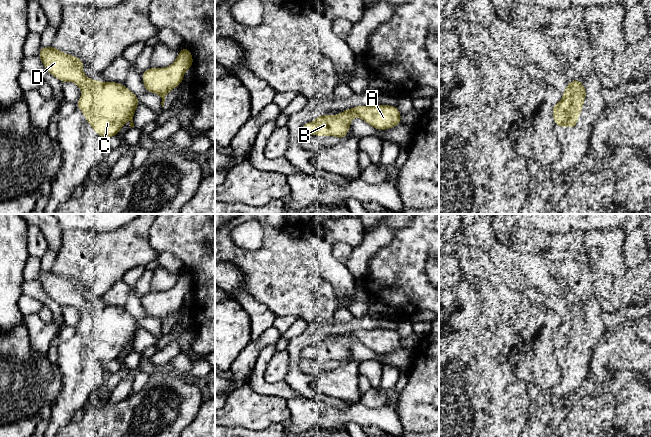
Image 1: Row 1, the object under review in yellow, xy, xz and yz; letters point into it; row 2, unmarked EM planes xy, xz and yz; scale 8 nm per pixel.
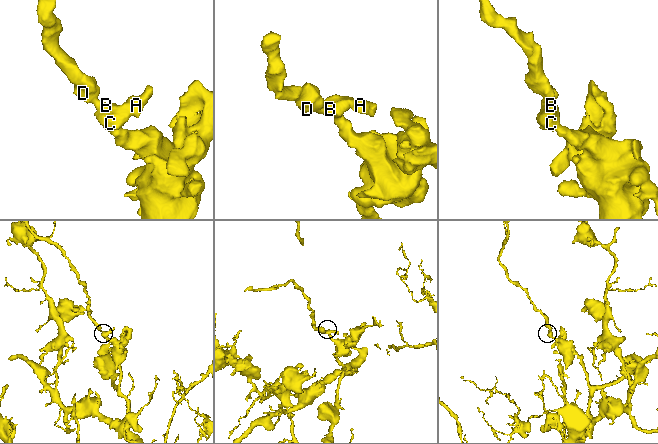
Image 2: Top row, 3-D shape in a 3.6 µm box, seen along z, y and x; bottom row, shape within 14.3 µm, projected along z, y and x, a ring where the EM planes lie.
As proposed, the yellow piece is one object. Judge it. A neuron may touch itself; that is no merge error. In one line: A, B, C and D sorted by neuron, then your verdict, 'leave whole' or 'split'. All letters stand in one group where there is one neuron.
groups A B C D; leave whole

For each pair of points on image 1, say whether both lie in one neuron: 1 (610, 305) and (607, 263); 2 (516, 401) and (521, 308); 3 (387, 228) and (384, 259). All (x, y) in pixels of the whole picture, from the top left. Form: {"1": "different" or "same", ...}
{"1": "same", "2": "same", "3": "different"}

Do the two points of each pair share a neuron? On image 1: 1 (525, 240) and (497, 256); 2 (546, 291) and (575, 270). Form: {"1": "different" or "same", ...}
{"1": "different", "2": "different"}

